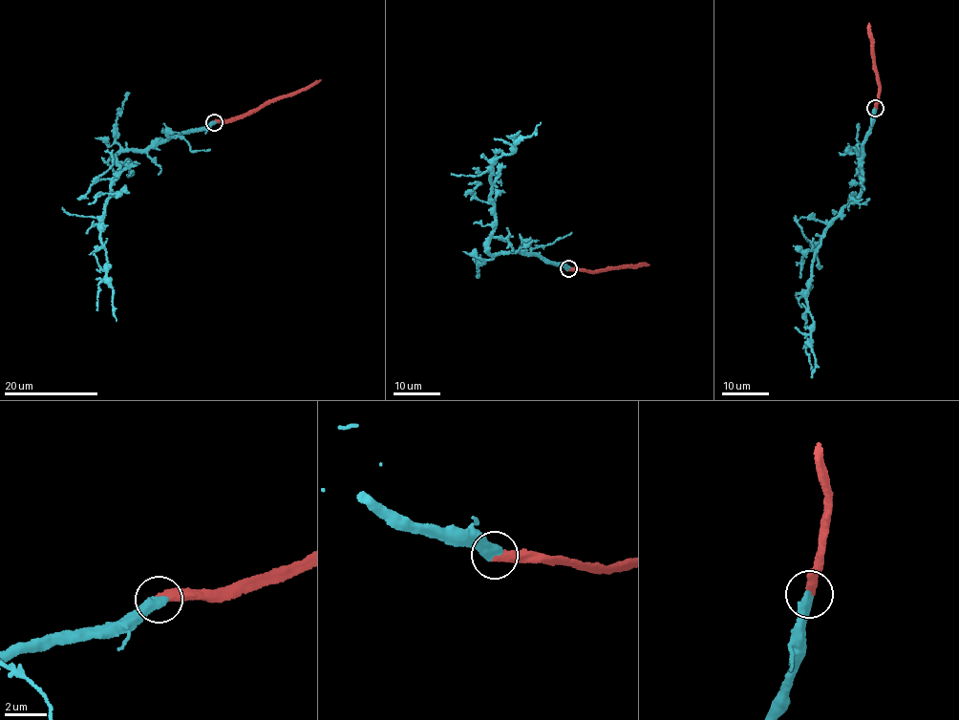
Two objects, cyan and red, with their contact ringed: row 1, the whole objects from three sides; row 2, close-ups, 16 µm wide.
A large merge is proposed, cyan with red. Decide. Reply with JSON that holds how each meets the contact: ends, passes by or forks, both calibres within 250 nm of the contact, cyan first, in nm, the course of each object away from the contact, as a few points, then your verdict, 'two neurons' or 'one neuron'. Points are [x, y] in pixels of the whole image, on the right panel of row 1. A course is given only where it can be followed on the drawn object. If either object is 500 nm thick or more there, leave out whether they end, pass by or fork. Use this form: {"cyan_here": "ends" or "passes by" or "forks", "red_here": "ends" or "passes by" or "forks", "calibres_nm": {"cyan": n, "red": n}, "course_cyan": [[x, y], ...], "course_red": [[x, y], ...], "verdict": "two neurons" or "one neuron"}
{"calibres_nm": {"cyan": 500, "red": 400}, "course_cyan": [[875, 108], [858, 161], [861, 186], [827, 228], [815, 254], [807, 287], [813, 319], [811, 377]], "course_red": [[875, 108], [880, 91], [869, 23]], "verdict": "one neuron"}

